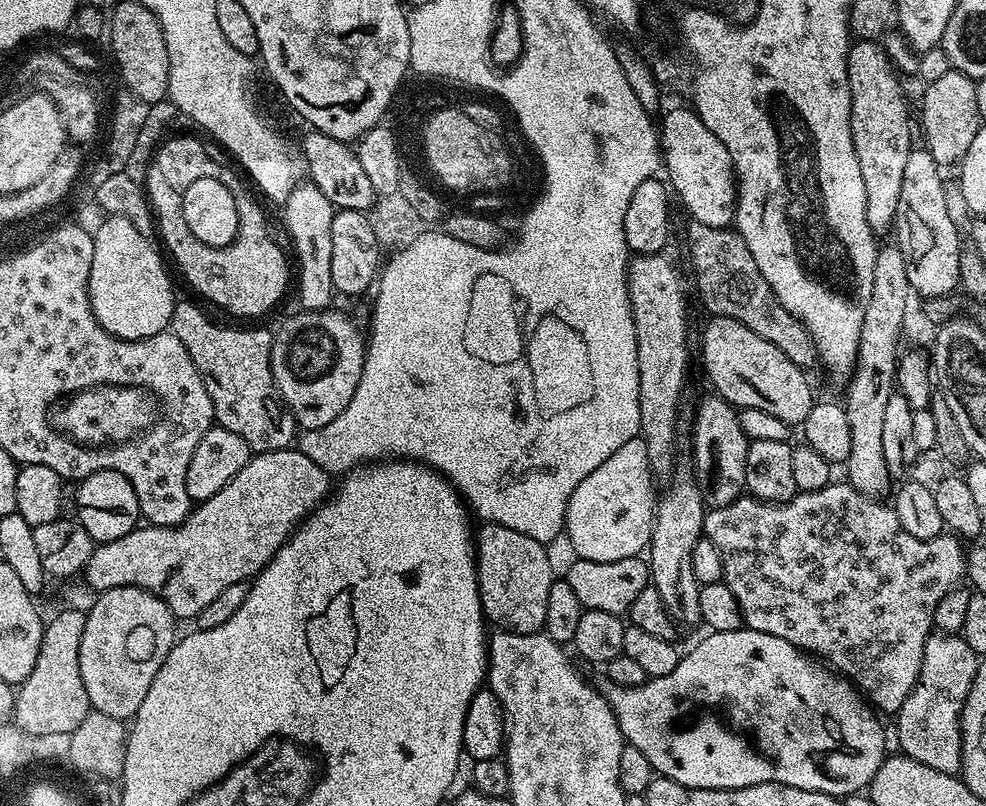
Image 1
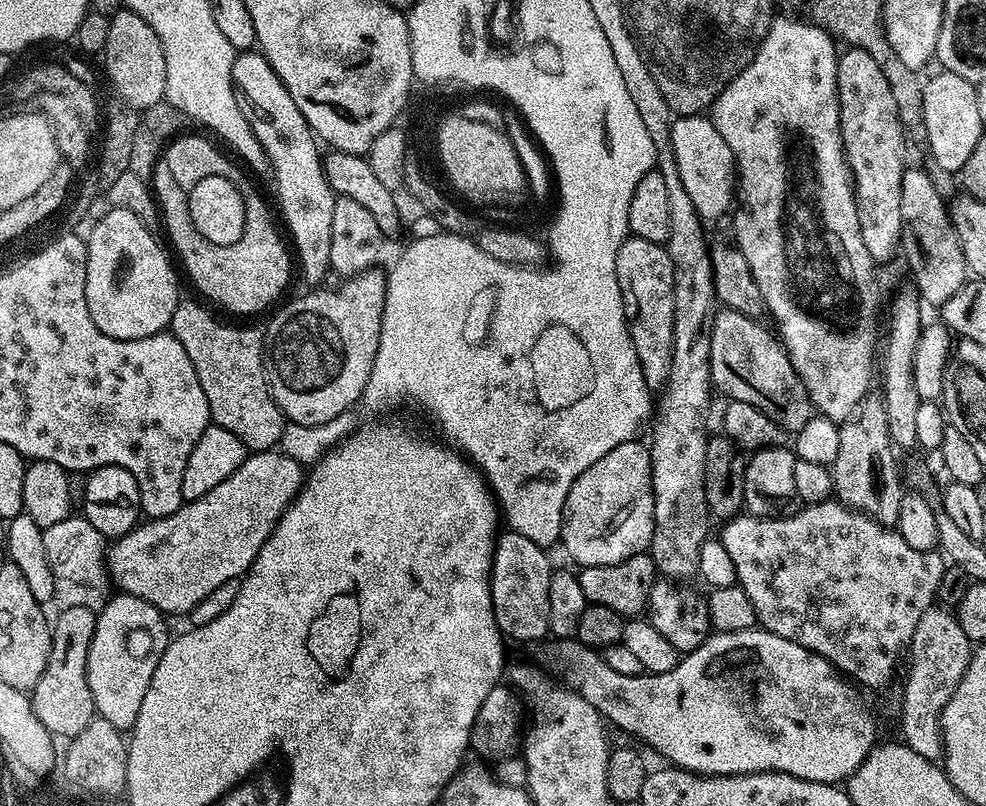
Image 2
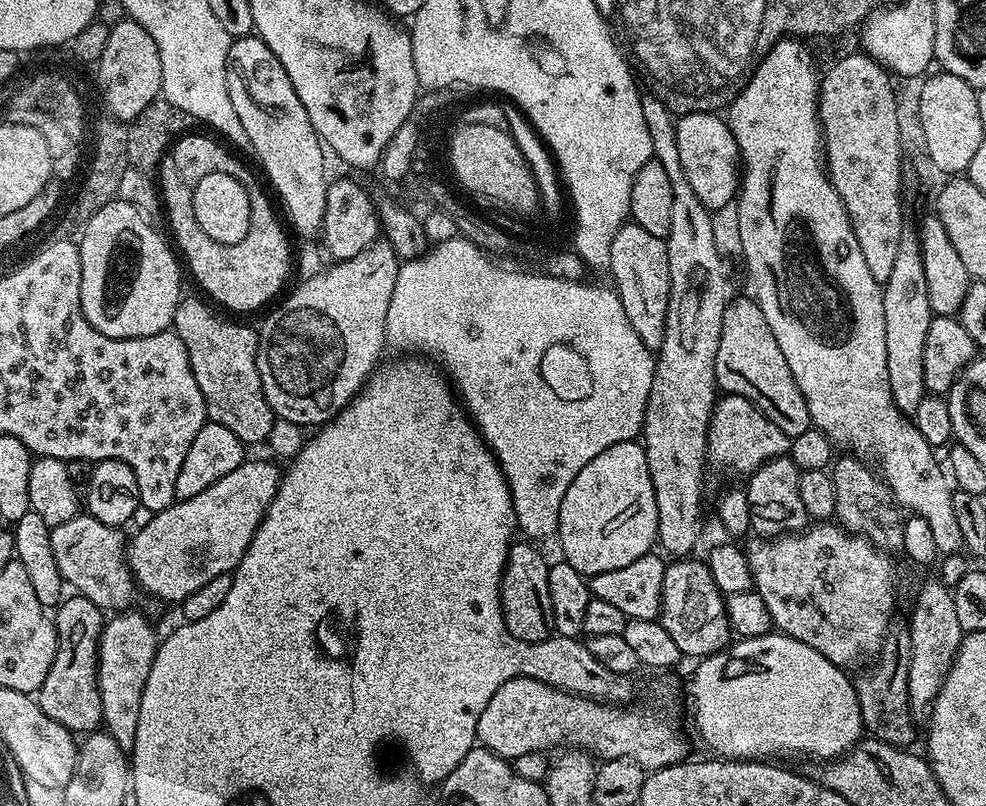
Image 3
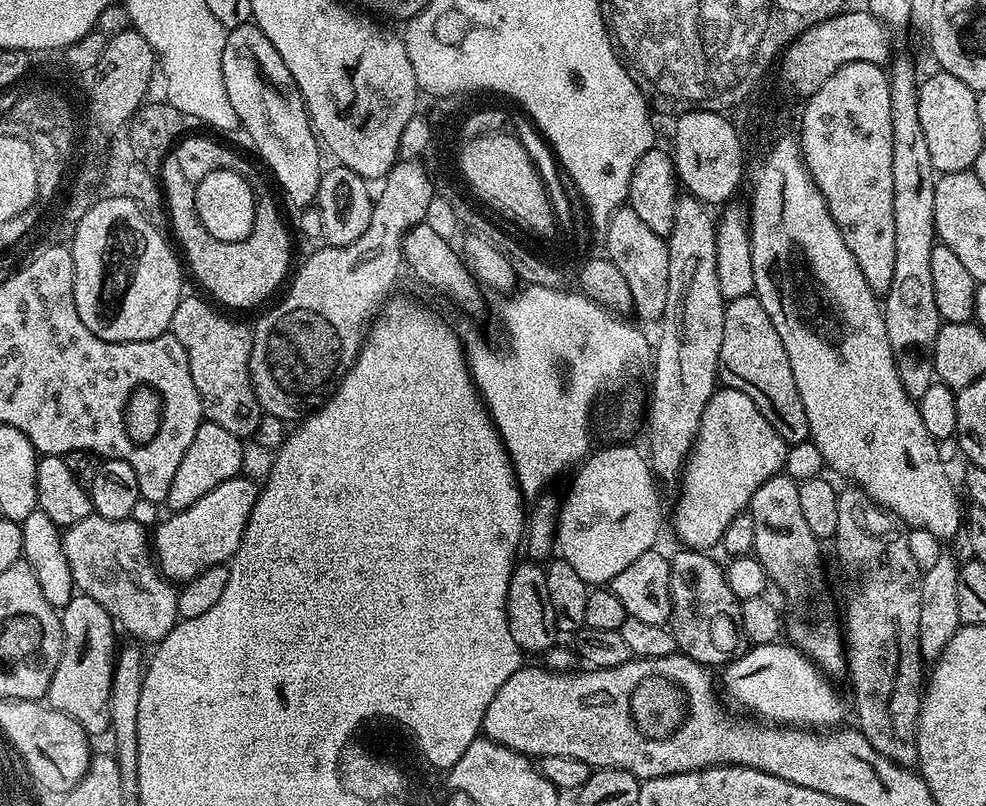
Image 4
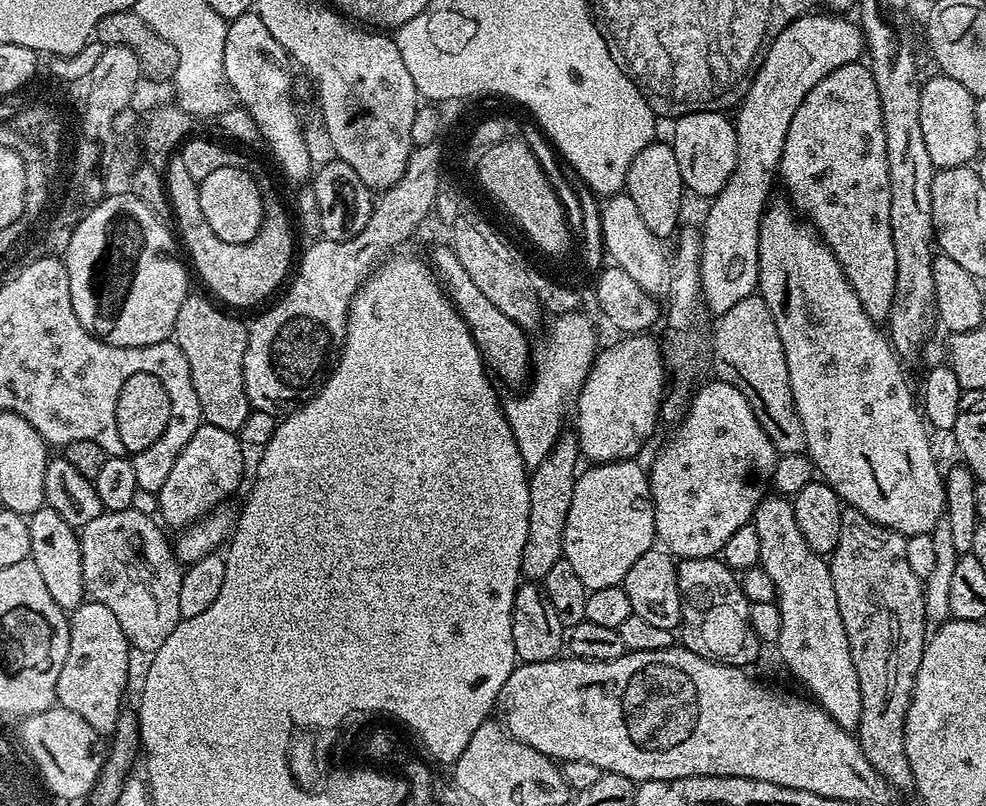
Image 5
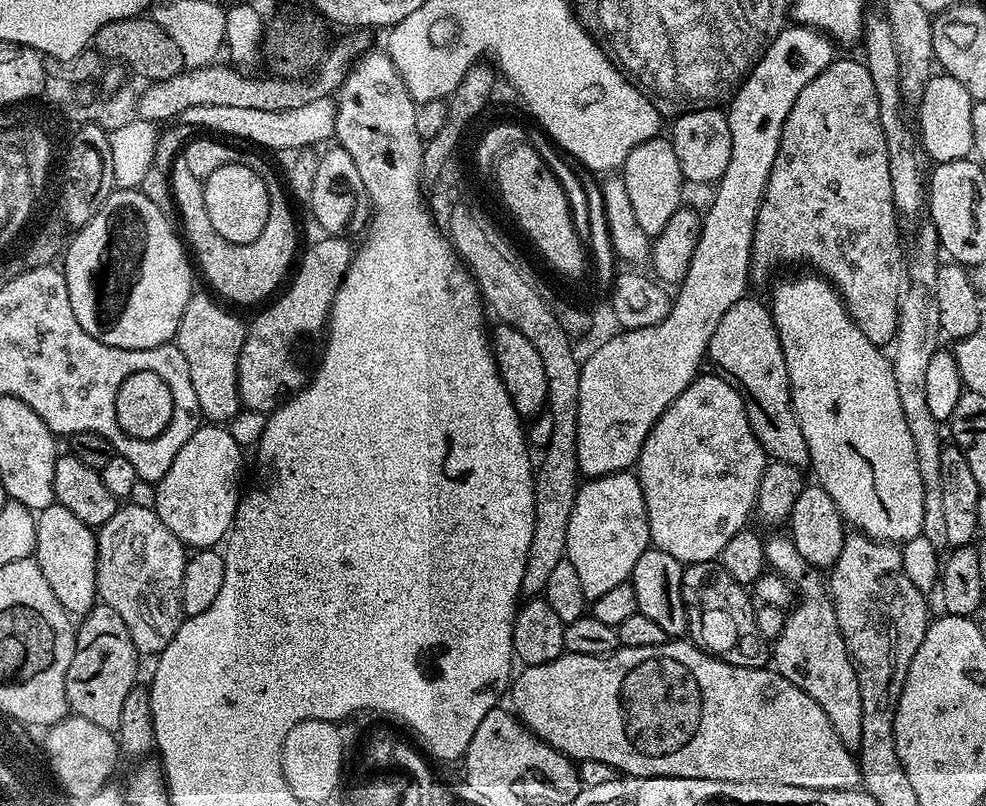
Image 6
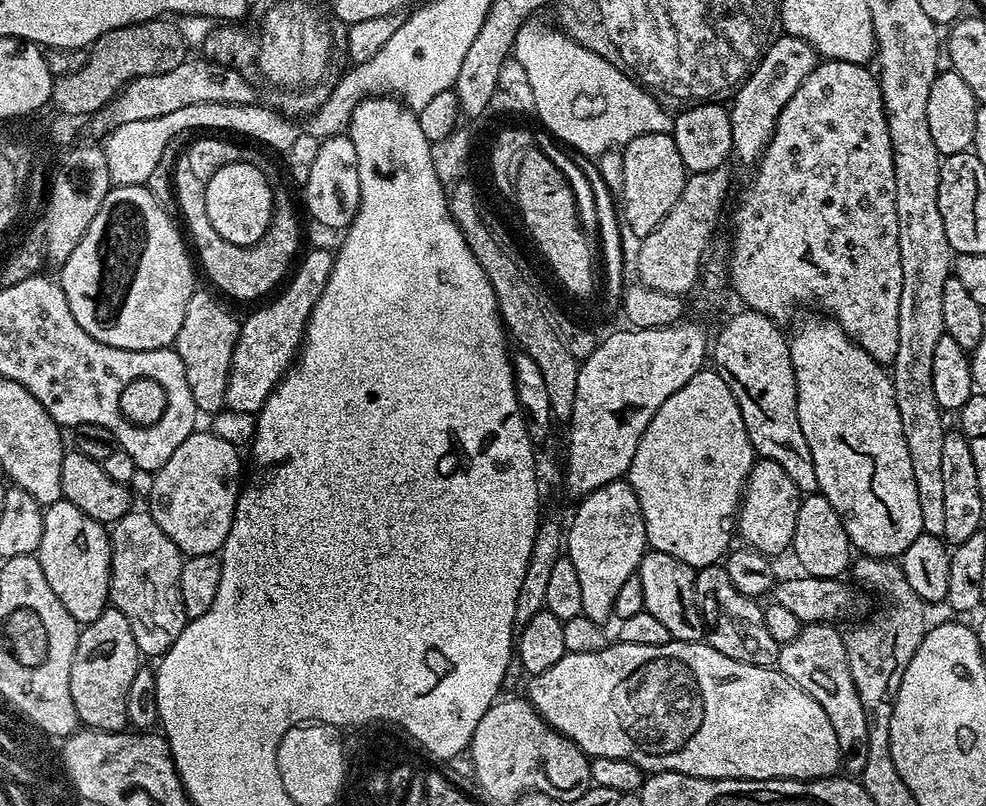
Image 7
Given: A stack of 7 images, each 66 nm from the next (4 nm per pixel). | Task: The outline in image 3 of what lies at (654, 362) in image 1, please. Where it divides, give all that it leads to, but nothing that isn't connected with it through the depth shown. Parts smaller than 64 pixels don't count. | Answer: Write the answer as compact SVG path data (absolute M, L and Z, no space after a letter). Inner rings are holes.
M626 222L619 228L611 242L606 264L610 266L615 282L613 285L631 328L646 348L657 349L663 340L665 314L669 302L667 241L661 236L647 234L646 230L637 224Z

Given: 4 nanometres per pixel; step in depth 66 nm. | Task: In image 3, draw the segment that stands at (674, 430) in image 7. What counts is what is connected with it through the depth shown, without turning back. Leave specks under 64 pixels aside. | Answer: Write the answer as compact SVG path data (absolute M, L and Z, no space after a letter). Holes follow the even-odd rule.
M724 394L716 401L712 410L712 421L708 427L708 460L720 468L729 468L732 472L750 474L765 460L773 456L786 456L790 452L790 438L753 406L751 400Z

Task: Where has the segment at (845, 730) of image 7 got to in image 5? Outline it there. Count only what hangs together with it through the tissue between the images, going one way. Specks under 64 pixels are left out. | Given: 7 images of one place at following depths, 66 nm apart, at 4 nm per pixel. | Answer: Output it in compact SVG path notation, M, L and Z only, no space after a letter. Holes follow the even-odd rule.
M768 494L756 507L754 523L758 530L760 547L759 567L770 574L773 589L778 593L782 614L782 634L778 634L775 647L780 651L780 660L792 671L798 683L804 684L812 694L811 699L823 708L824 713L838 726L855 733L862 718L862 690L858 686L858 670L854 670L854 658L850 654L850 642L846 638L846 626L842 626L842 614L838 614L838 594L834 594L834 582L830 578L828 560L821 553L810 550L802 530L798 530L798 518L791 499L784 494Z

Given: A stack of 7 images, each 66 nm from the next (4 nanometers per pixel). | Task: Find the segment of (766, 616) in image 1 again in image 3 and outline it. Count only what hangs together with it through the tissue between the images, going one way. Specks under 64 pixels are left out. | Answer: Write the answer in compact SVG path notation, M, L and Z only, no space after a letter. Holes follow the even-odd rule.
M812 522L809 523L807 528L797 530L791 534L777 536L772 539L752 538L748 546L746 544L746 555L750 574L752 575L752 588L760 595L762 602L766 602L766 610L770 610L772 627L775 631L786 636L793 636L798 642L806 642L806 646L818 650L818 654L830 658L830 662L834 662L838 667L845 670L853 670L852 668L856 667L856 669L859 669L861 666L867 665L880 651L881 645L884 644L884 638L890 631L888 623L892 620L892 611L896 608L896 564L888 557L891 555L885 549L871 544L862 535L850 532L847 528L841 528L839 523Z

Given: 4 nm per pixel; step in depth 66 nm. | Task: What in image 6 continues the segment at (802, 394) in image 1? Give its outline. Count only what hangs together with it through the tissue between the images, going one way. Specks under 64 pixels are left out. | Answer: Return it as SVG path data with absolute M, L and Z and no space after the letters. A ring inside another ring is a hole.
M749 294L744 299L734 302L726 314L722 314L722 322L718 322L718 327L710 338L707 359L712 360L715 371L744 400L746 414L750 418L750 426L758 438L758 442L764 447L772 460L781 460L790 466L801 470L809 467L808 447L806 438L802 438L802 426L798 426L798 418L795 410L792 409L792 391L788 381L788 371L786 370L786 358L782 354L782 342L778 338L776 323L772 317L772 309L767 303L755 300L755 295Z

